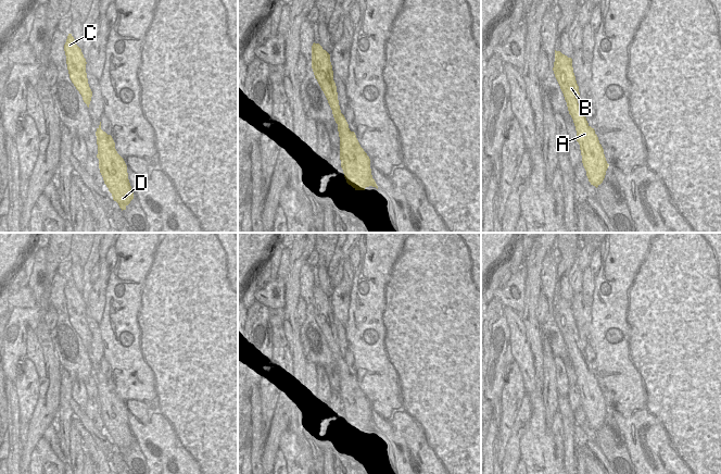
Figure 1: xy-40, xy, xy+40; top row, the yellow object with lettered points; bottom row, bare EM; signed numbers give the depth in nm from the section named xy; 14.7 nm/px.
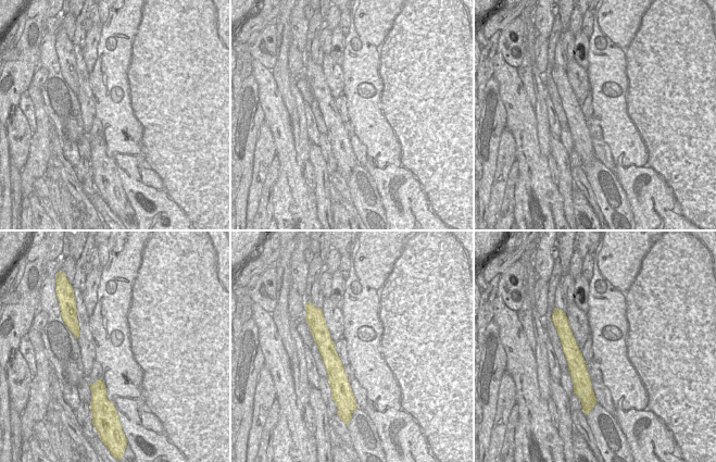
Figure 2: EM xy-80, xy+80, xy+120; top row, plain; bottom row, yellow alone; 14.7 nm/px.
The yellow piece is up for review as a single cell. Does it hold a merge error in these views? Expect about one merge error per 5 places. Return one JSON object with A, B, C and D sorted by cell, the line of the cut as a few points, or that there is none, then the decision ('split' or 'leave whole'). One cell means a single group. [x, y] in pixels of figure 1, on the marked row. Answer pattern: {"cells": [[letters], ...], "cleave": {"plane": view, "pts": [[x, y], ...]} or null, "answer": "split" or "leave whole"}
{"cells": [["A", "B", "C", "D"]], "cleave": null, "answer": "leave whole"}

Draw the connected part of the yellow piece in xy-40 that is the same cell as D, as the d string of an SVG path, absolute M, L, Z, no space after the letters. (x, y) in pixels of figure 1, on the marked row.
M101 122L97 128L96 136L98 145L97 158L99 159L99 169L104 184L122 211L126 210L126 207L134 199L127 165L117 153L112 136L101 129Z

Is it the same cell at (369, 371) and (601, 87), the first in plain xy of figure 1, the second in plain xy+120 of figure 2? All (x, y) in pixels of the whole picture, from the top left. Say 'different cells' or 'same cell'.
same cell

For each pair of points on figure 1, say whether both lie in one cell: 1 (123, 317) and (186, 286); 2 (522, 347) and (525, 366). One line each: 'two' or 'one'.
1: one
2: one

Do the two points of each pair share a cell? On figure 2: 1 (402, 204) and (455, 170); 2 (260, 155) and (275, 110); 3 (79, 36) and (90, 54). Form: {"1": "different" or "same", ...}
{"1": "same", "2": "different", "3": "different"}

